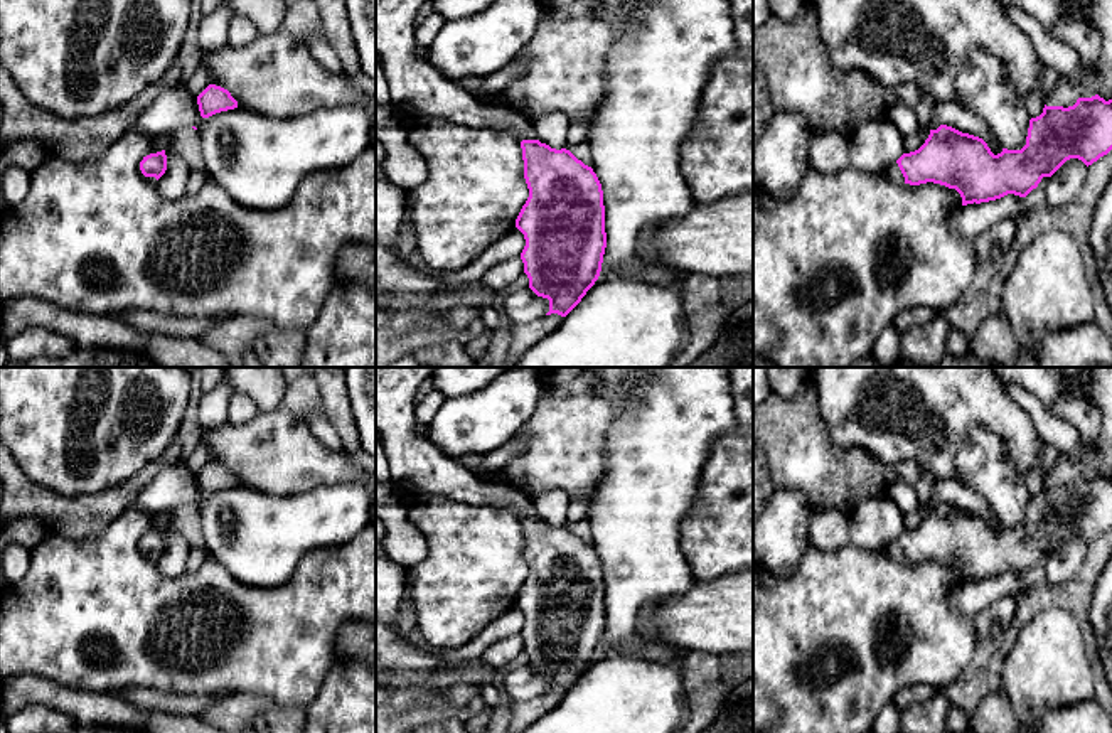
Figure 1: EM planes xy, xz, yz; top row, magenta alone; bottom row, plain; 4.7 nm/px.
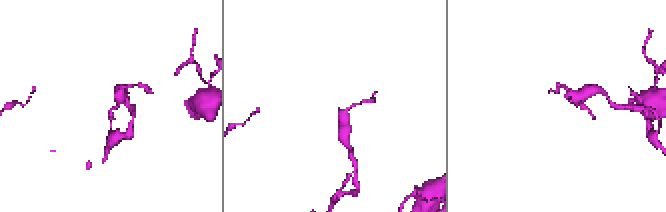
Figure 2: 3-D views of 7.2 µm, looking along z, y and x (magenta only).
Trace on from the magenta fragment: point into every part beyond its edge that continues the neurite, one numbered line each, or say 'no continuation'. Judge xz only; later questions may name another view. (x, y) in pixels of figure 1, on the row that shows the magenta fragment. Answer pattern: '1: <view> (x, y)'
1: xz (416, 88)

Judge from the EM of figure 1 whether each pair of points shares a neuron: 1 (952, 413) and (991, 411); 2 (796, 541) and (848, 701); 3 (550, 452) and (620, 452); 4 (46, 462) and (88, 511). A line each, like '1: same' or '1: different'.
1: same
2: different
3: different
4: different

